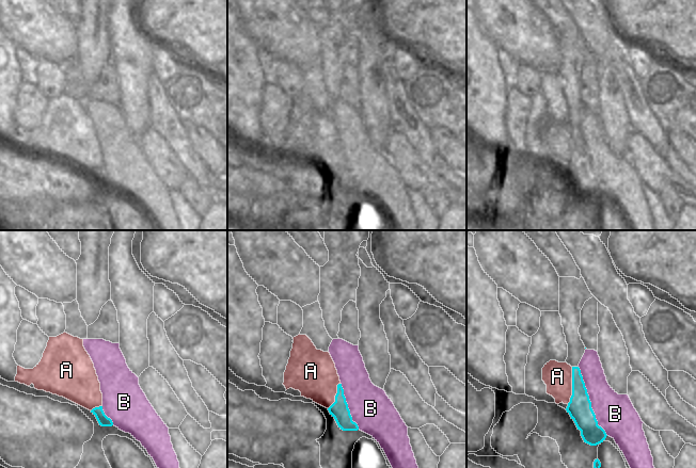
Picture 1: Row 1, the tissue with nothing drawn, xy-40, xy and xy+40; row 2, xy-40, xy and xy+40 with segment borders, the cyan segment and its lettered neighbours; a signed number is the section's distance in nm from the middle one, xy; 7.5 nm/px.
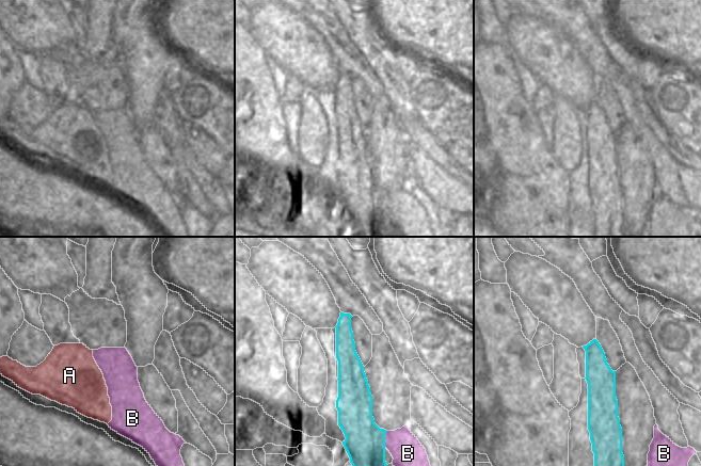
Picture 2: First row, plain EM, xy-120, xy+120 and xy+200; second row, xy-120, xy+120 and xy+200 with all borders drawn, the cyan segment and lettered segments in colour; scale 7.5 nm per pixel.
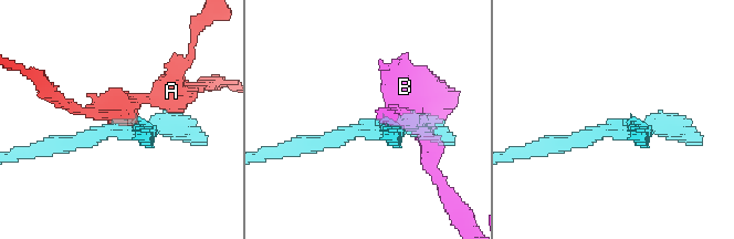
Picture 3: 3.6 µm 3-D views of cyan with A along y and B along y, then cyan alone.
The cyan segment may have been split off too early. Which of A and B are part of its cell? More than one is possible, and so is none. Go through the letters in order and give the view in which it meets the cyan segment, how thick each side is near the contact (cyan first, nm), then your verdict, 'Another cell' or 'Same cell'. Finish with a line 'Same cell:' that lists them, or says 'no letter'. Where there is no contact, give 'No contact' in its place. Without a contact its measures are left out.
A: Touches cyan in xy+40. Thickness 180 nm (cyan) against 220 nm. Another cell
B: Touches cyan in xy+40. Thickness 180 nm (cyan) against 300 nm. Another cell
Same cell: no letter

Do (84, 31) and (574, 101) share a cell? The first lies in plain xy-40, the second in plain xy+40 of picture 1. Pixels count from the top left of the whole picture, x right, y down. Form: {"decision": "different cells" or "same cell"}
{"decision": "same cell"}

